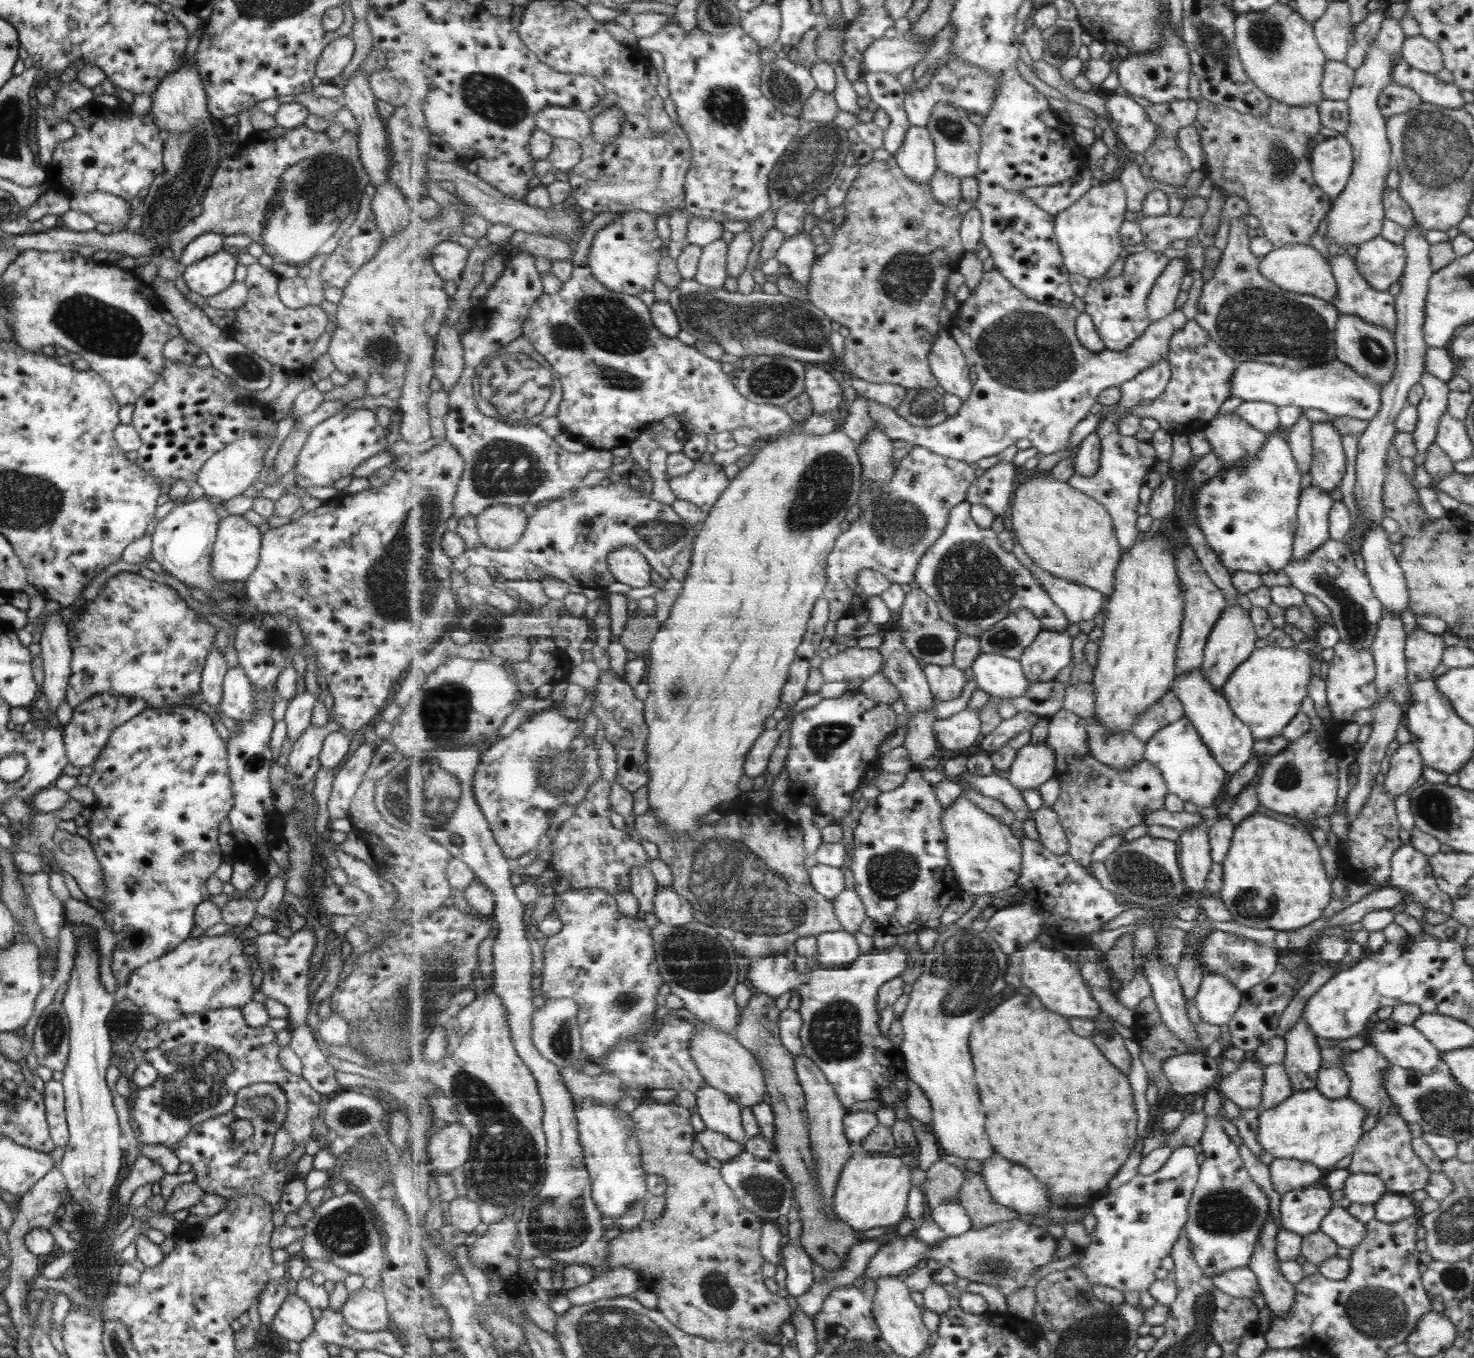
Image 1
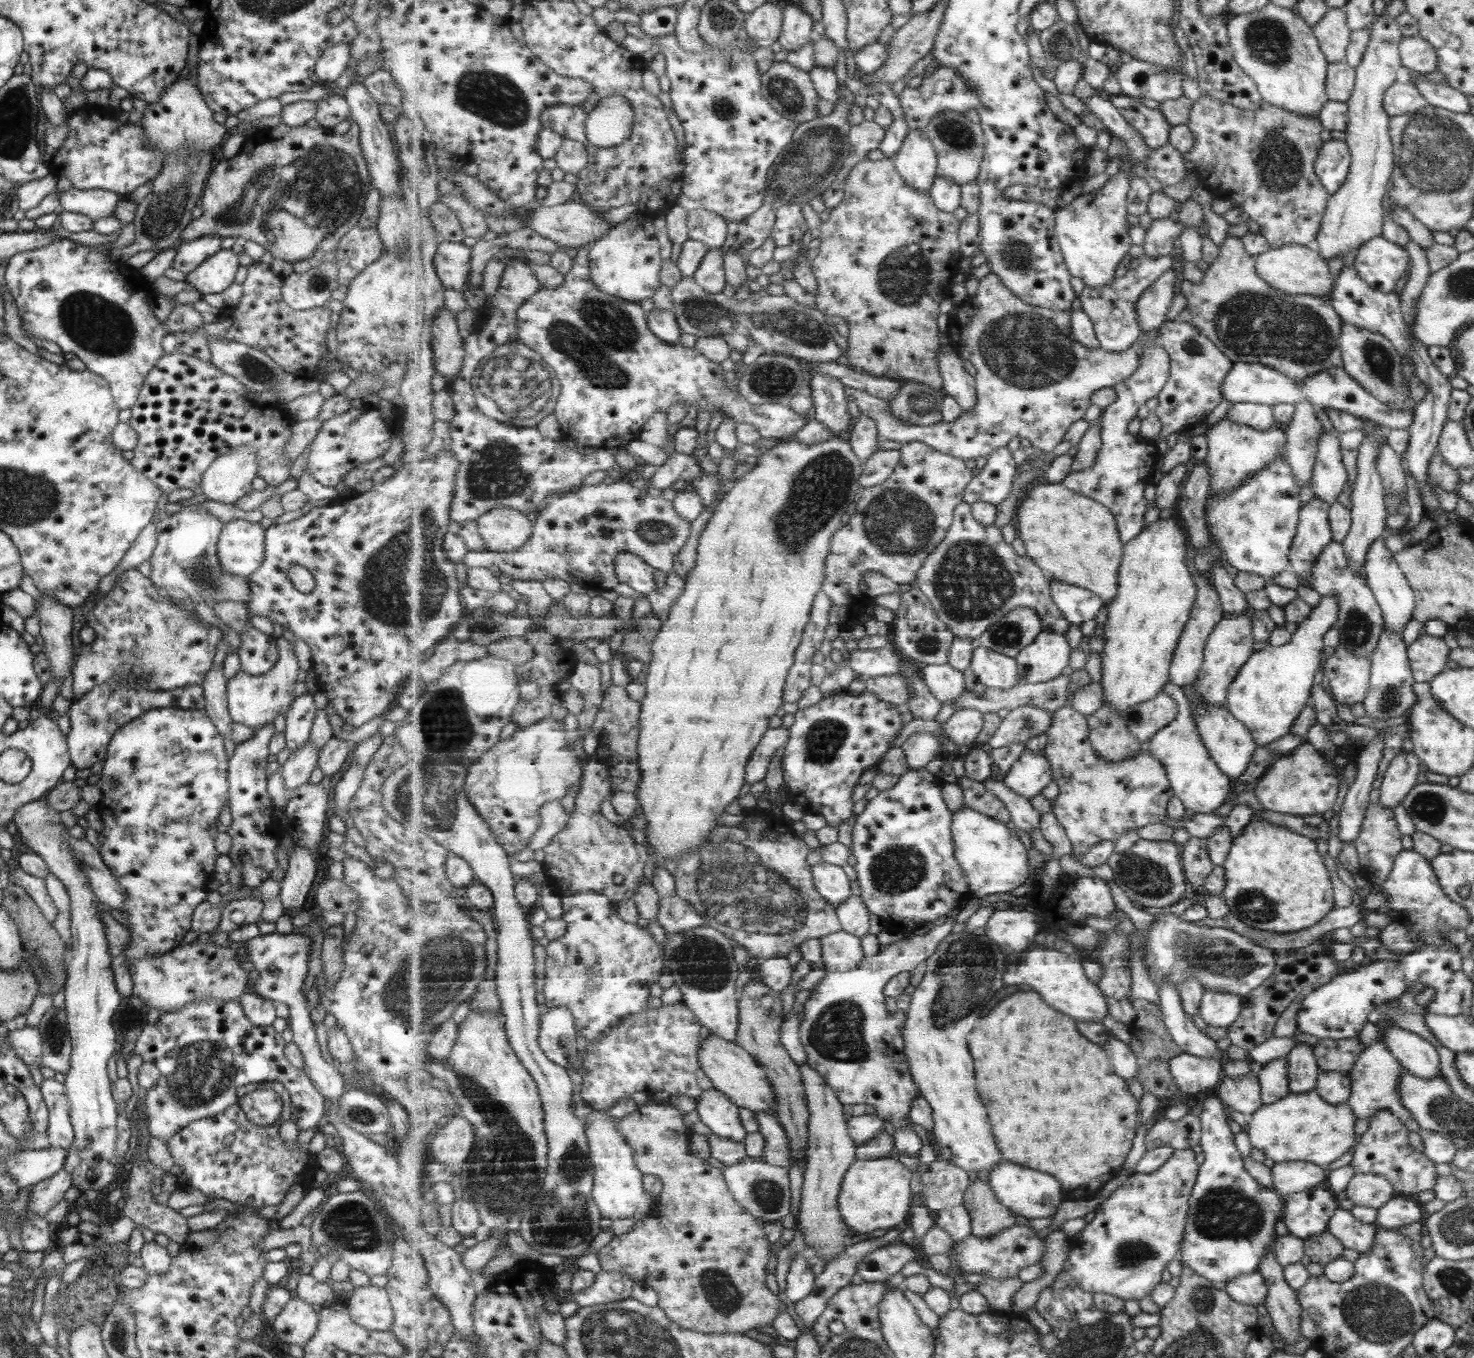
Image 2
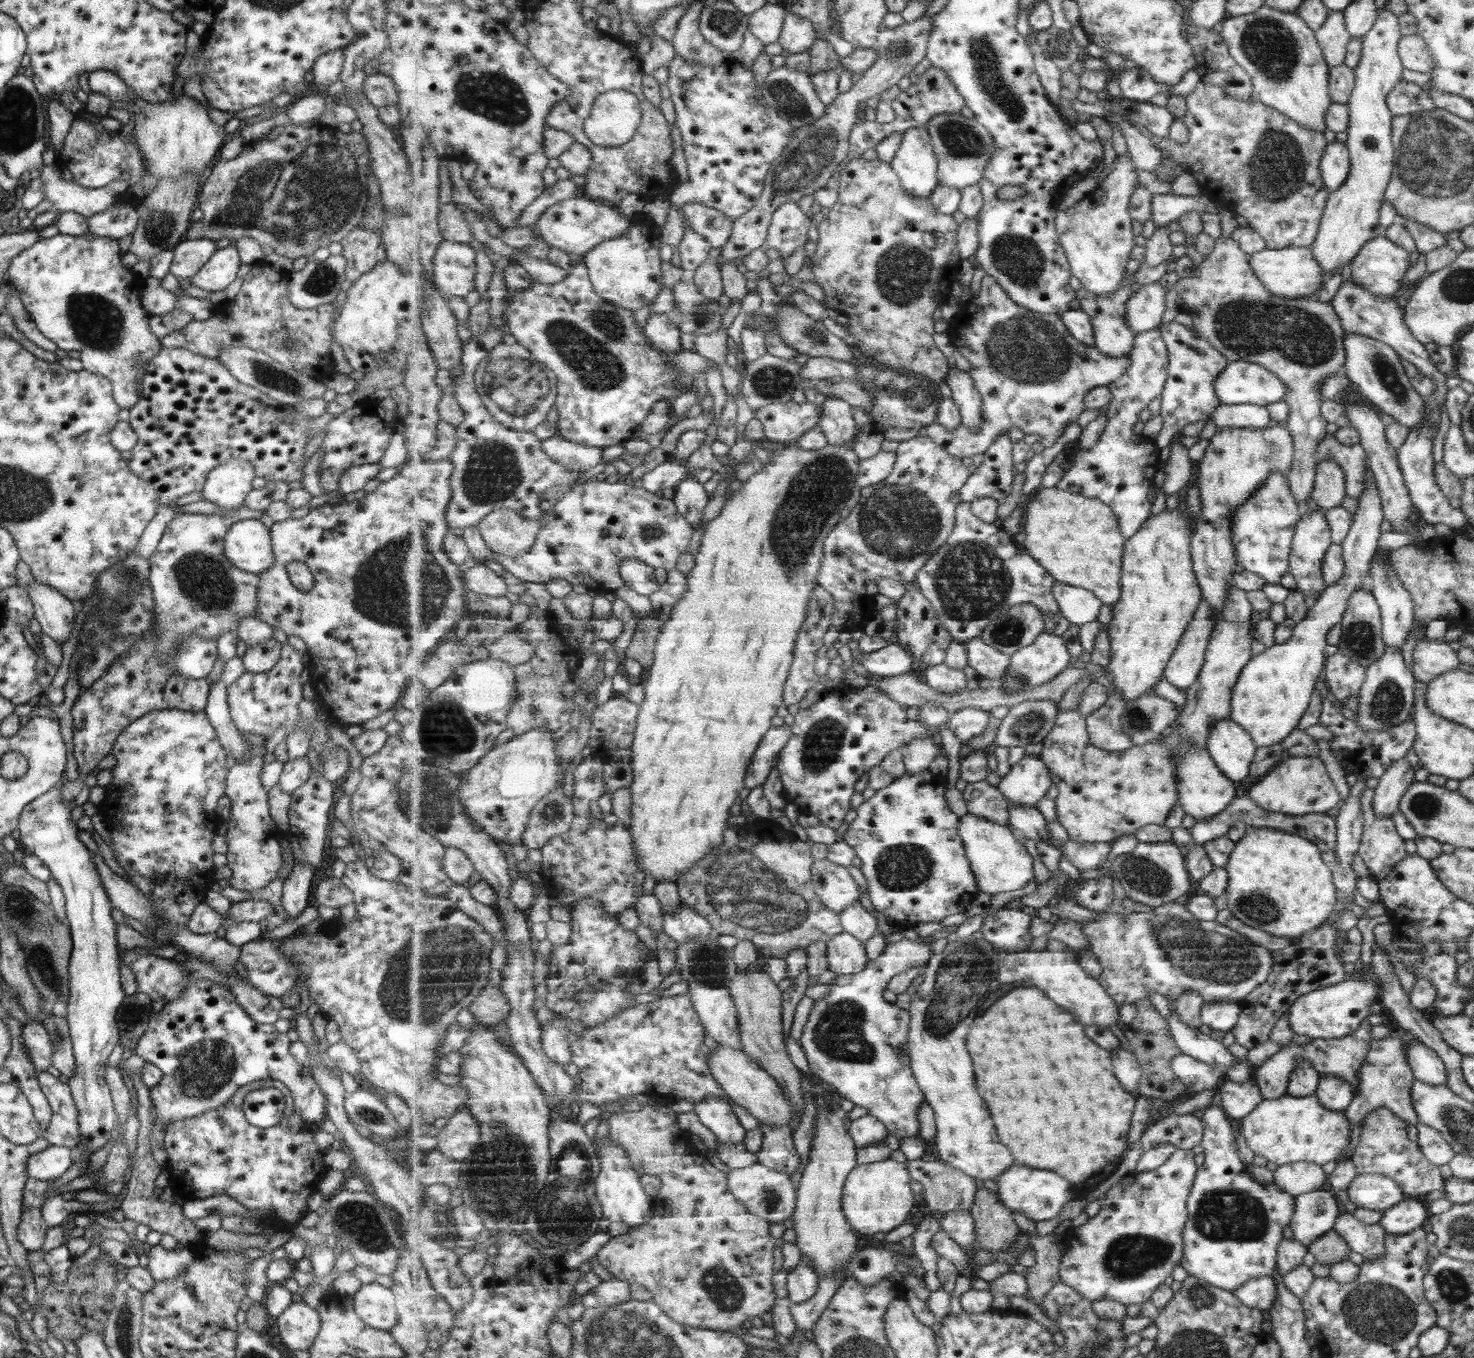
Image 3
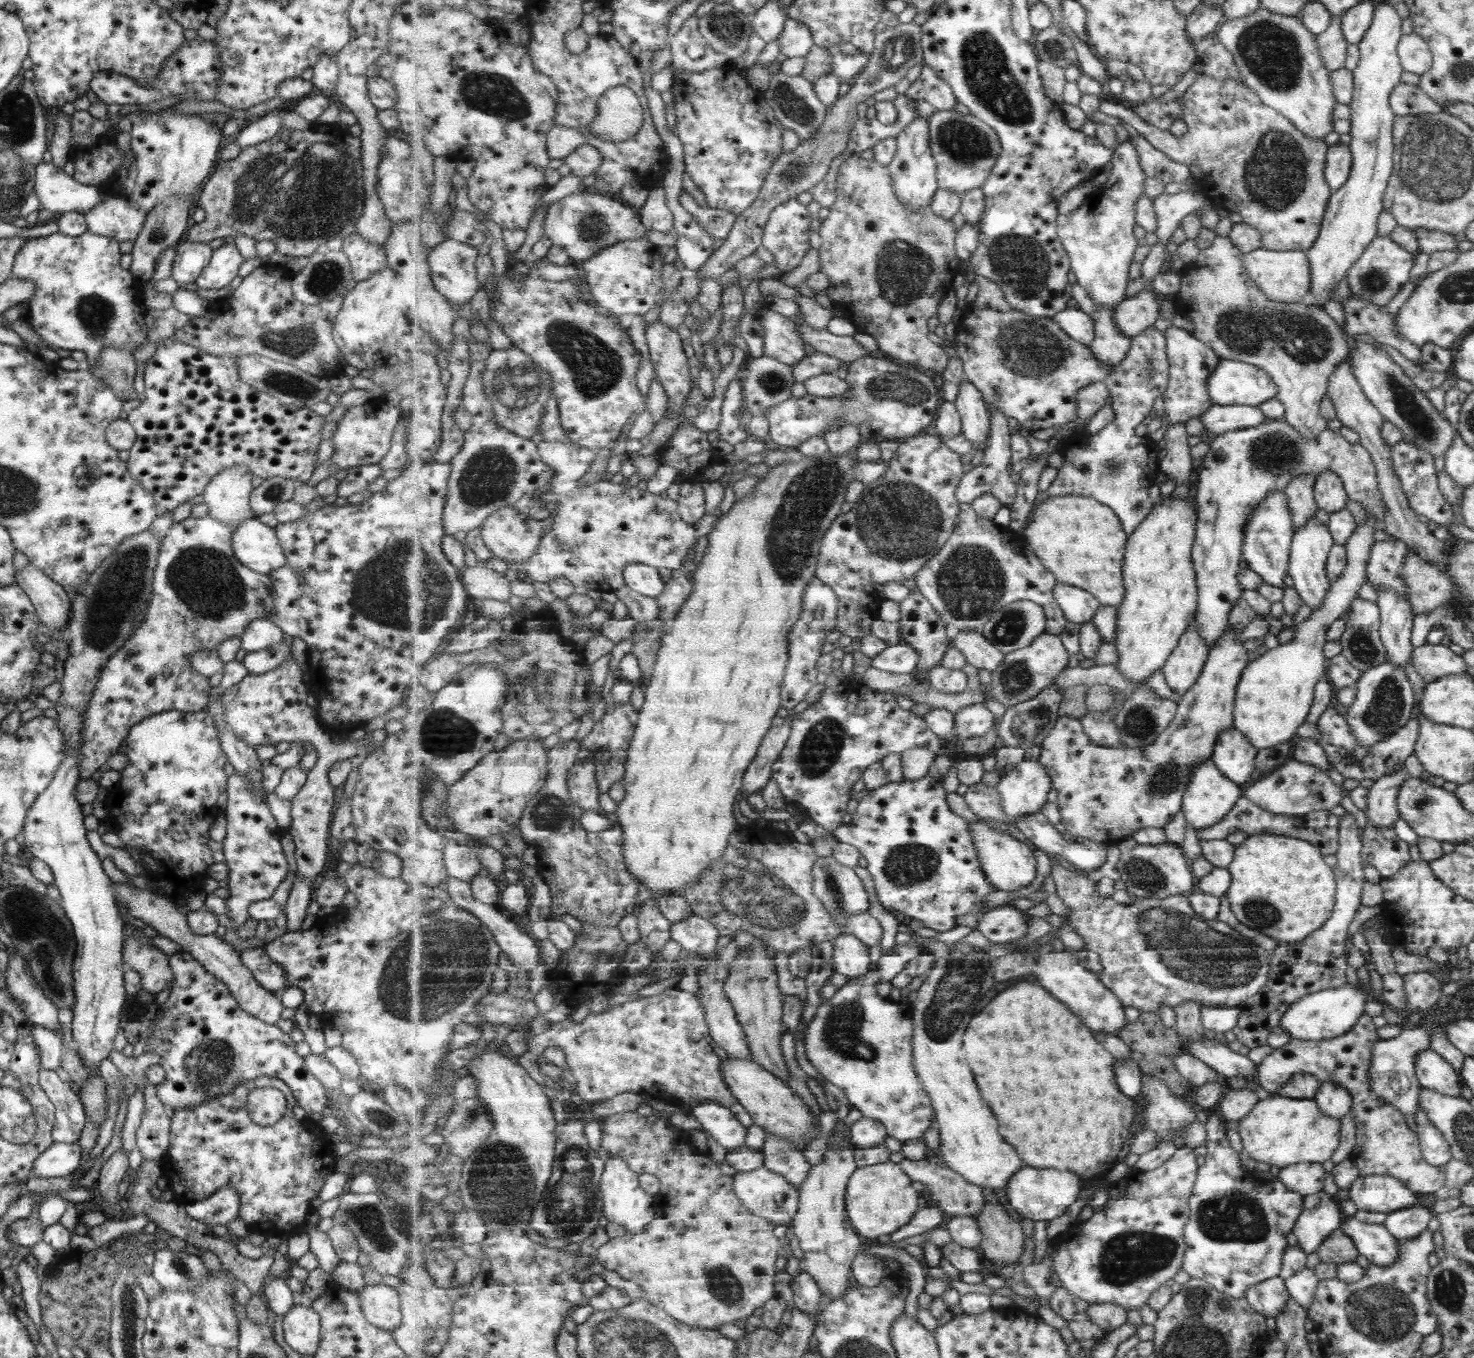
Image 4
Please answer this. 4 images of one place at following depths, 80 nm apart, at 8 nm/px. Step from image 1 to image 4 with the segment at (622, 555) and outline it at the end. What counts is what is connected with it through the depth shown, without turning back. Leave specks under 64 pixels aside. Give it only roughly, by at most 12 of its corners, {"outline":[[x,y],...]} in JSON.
{"outline":[[627,565],[624,580],[656,599],[666,587],[657,568]]}

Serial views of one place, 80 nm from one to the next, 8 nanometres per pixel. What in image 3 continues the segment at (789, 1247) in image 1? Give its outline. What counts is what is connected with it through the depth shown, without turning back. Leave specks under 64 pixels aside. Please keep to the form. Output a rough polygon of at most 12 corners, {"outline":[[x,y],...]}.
{"outline":[[800,1263],[787,1274],[793,1305],[819,1290],[820,1276]]}

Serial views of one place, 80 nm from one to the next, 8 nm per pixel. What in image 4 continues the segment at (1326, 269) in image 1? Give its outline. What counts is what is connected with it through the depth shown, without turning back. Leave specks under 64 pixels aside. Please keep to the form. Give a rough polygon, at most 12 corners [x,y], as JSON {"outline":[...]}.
{"outline":[[1304,252],[1243,254],[1249,279],[1271,302],[1301,304]]}

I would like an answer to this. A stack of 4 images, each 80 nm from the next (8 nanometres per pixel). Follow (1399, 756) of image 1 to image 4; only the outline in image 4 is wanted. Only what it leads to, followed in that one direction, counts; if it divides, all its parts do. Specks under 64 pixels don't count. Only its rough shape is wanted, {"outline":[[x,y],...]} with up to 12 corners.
{"outline":[[1406,770],[1381,776],[1367,789],[1364,815],[1376,829],[1398,817],[1399,785]]}

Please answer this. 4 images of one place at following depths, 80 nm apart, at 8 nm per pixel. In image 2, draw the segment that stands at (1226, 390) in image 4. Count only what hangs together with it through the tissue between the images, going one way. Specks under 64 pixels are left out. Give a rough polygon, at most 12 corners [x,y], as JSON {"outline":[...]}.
{"outline":[[1257,362],[1233,363],[1229,402],[1297,404],[1348,412],[1388,430],[1412,411],[1391,410],[1341,367],[1301,382]]}

